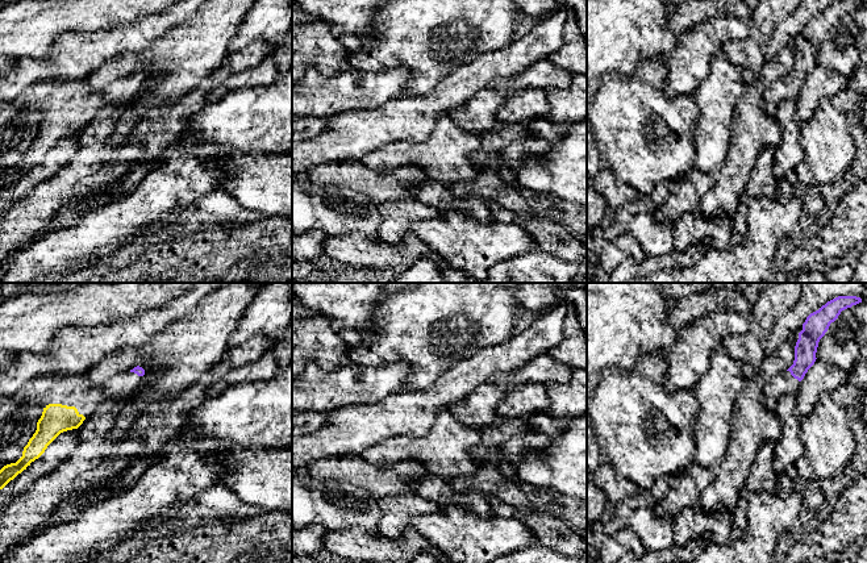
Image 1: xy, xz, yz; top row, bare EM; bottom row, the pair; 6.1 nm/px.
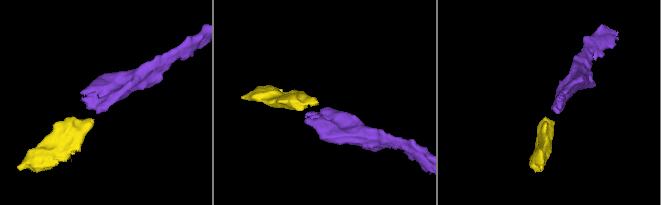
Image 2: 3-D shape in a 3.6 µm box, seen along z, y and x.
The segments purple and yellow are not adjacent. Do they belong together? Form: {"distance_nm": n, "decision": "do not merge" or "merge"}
{"distance_nm": 400, "decision": "merge"}

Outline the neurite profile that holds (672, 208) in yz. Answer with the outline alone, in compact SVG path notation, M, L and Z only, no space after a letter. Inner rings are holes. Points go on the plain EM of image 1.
M696 168L681 180L670 182L667 200L653 210L655 220L659 222L679 220L685 209L696 210L712 187L713 175Z

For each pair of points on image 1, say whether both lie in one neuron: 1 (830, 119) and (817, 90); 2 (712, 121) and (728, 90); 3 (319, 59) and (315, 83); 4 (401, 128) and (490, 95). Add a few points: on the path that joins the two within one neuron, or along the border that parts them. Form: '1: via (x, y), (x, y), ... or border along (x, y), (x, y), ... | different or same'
1: border along (829, 96), (825, 96), (815, 113), (801, 122) | different
2: via (716, 113), (716, 101), (720, 97) | same
3: border along (347, 69), (333, 75), (315, 71), (305, 74) | different
4: border along (476, 92), (463, 104), (450, 108), (445, 113) | different

